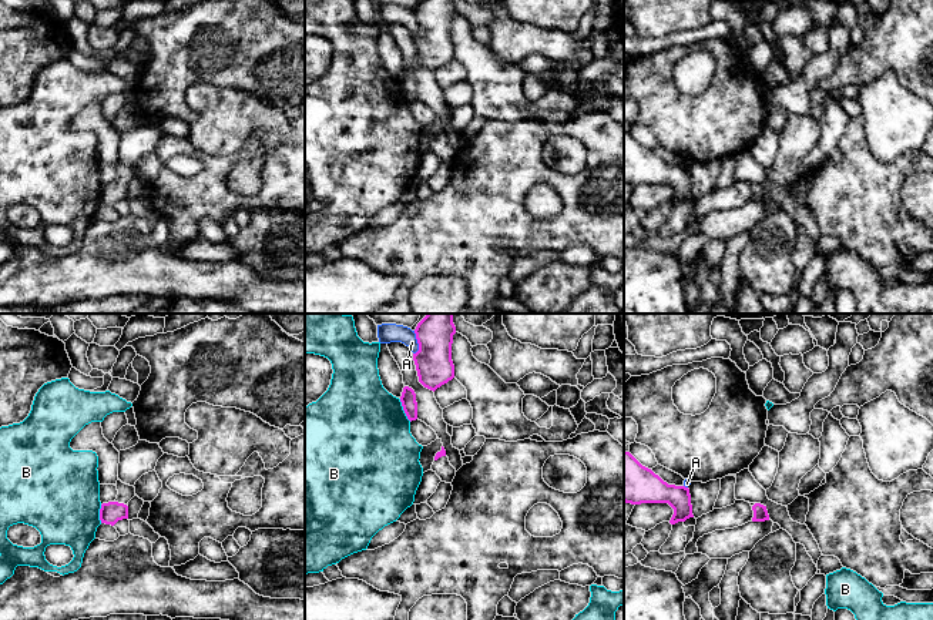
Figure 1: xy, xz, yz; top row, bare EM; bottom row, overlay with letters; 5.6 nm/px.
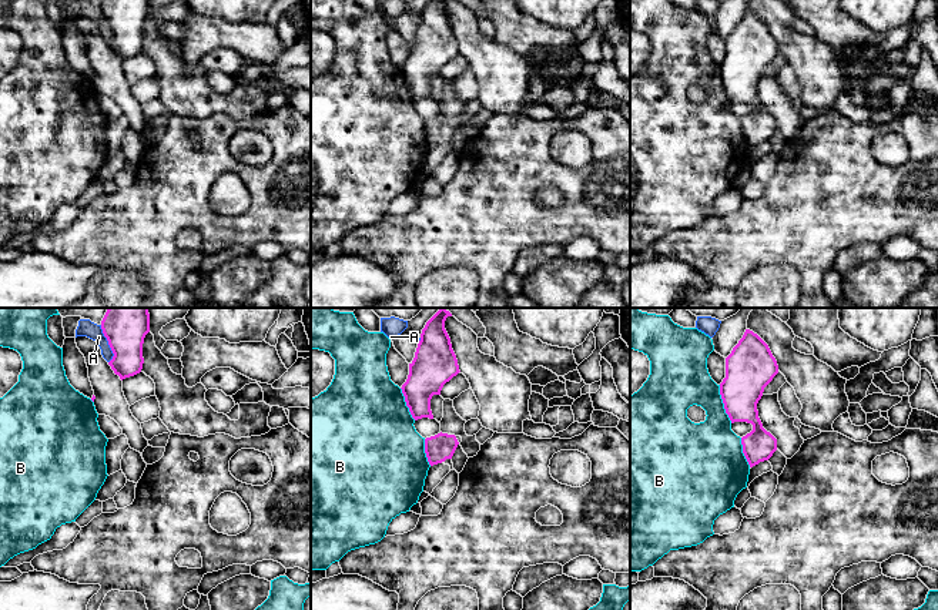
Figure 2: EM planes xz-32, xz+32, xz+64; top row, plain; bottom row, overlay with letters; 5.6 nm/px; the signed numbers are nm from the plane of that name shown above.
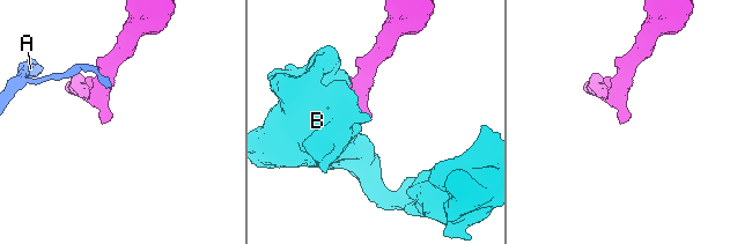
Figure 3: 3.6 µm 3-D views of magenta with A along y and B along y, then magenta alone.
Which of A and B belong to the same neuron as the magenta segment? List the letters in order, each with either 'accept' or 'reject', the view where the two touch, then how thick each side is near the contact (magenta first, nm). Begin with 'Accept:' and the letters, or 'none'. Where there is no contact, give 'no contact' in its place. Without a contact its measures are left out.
Accept: none
A: reject; meets magenta in xz; 220 nm thick on the magenta side, 110 nm on the other
B: reject; meets magenta in xz; 90 nm thick on the magenta side, 500 nm on the other

